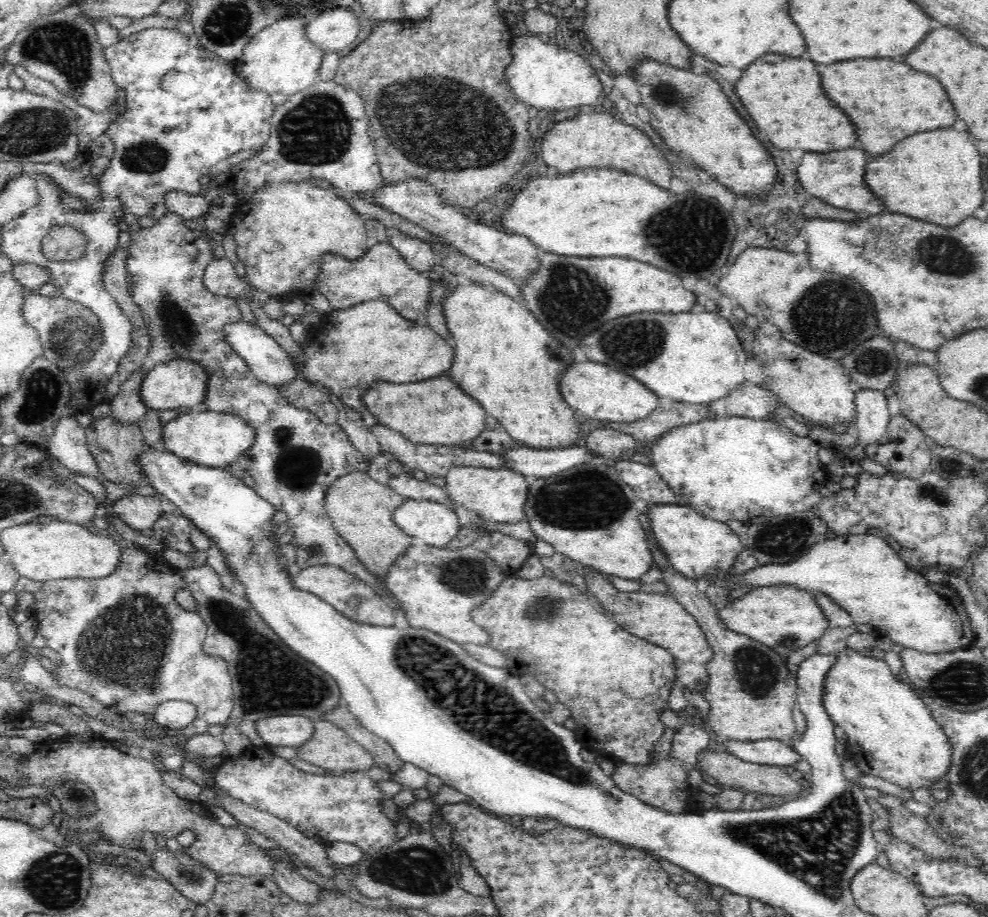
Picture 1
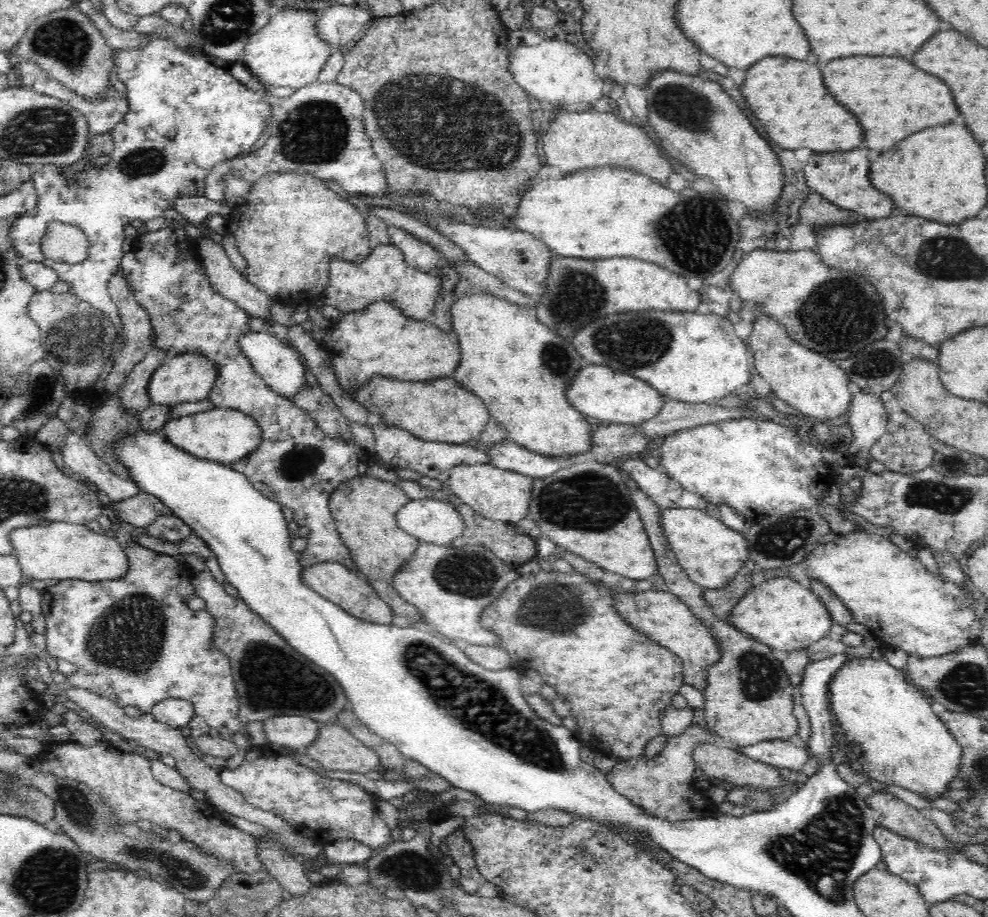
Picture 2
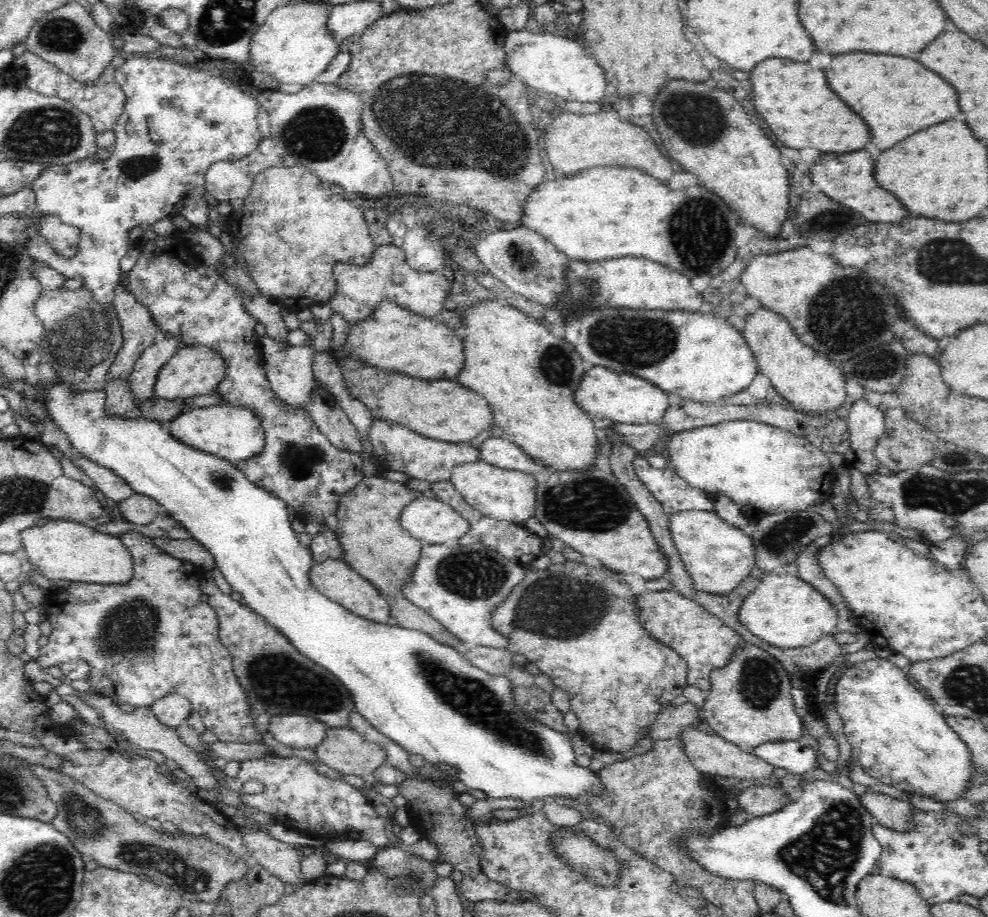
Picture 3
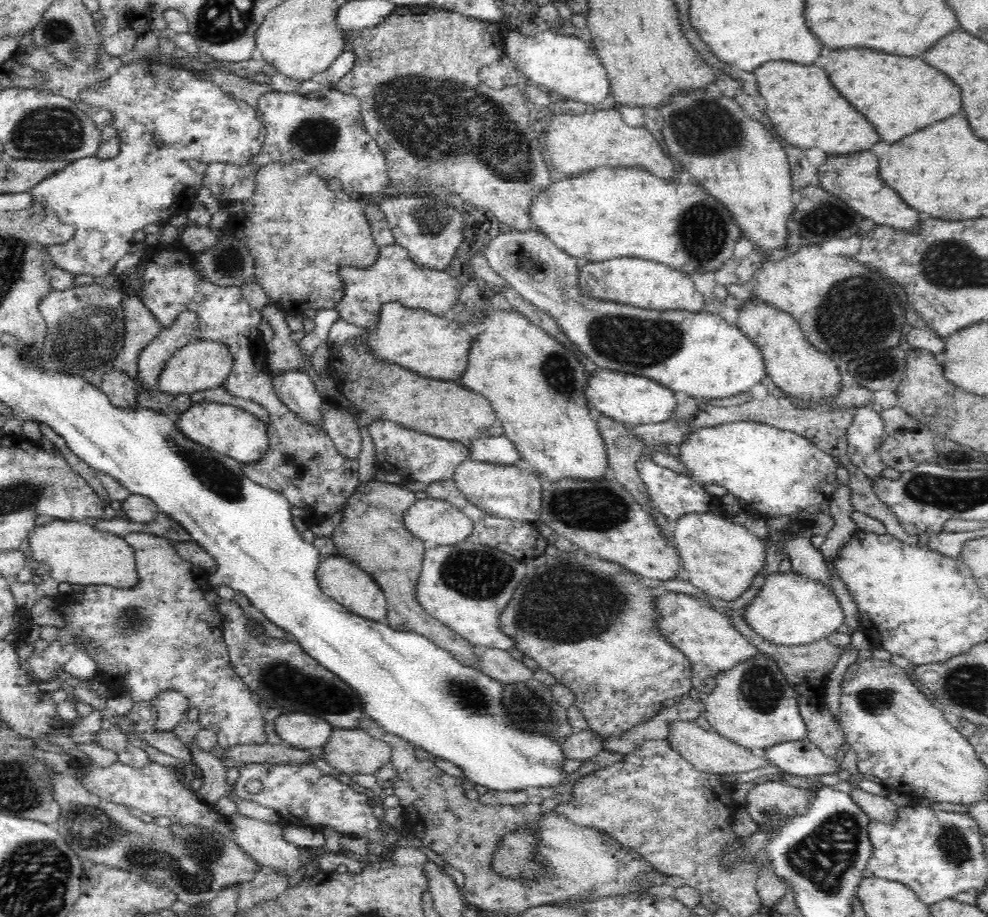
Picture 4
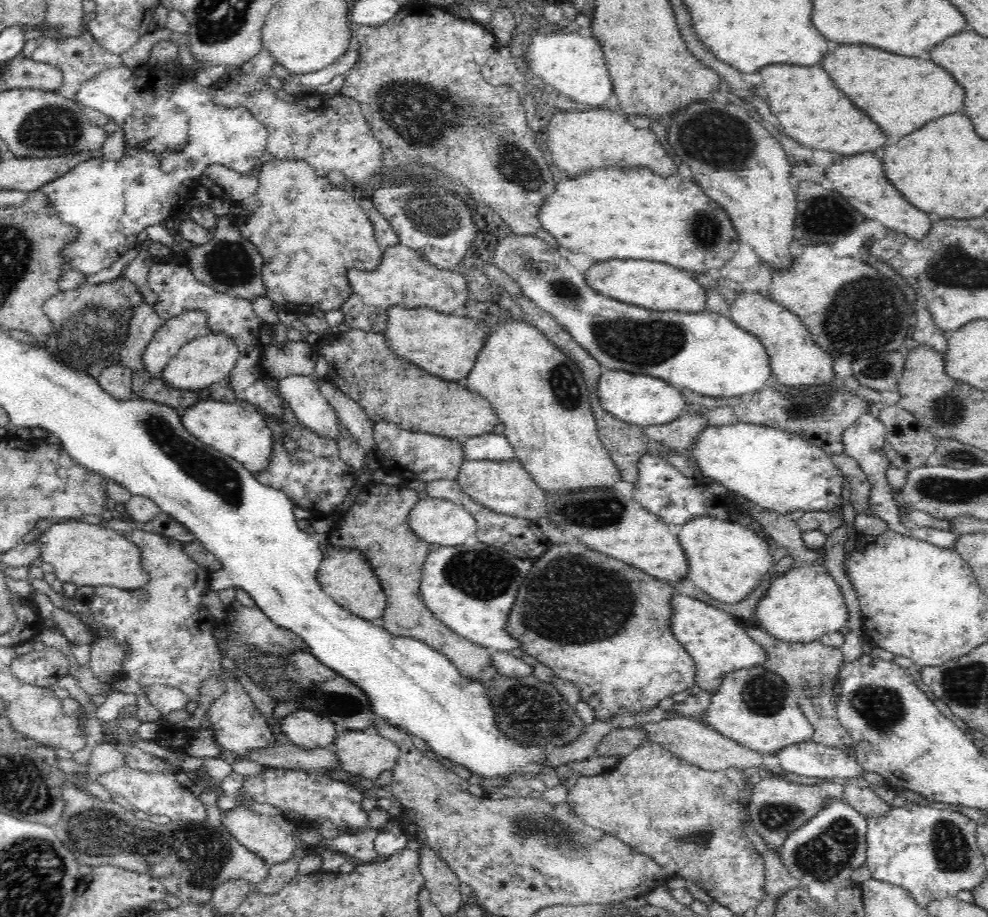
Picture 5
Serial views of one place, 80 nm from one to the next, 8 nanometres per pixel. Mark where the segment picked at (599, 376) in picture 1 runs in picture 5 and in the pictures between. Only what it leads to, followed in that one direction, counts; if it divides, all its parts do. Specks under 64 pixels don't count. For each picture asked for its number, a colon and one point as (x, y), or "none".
2: (600, 392)
3: (618, 397)
4: (635, 400)
5: (644, 400)

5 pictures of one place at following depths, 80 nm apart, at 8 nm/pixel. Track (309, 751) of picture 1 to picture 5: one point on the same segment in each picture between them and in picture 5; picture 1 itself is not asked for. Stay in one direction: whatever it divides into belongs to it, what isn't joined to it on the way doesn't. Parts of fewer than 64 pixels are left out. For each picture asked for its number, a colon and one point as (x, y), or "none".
2: (336, 748)
3: (345, 750)
4: (351, 751)
5: (368, 754)

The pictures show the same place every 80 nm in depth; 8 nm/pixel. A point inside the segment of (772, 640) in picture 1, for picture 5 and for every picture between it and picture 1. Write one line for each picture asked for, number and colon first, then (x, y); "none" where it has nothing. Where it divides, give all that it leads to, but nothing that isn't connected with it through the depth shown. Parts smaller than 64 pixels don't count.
2: (781, 613)
3: (787, 612)
4: (791, 609)
5: (802, 605)

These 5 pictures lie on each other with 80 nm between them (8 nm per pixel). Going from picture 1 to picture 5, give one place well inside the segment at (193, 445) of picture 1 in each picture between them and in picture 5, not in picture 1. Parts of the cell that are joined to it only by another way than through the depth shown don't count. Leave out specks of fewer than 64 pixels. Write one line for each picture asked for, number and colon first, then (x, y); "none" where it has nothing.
2: (226, 435)
3: (235, 432)
4: (226, 429)
5: (240, 430)

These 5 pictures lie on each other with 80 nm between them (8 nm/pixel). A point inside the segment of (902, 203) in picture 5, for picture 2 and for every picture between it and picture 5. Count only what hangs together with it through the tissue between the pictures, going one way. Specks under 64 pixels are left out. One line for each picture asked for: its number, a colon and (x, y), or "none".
2: (843, 178)
3: (849, 179)
4: (854, 178)

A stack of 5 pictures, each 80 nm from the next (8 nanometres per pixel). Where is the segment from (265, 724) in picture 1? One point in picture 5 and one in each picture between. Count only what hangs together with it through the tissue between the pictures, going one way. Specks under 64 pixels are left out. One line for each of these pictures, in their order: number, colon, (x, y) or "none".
2: (294, 732)
3: (300, 731)
4: (305, 731)
5: (307, 729)

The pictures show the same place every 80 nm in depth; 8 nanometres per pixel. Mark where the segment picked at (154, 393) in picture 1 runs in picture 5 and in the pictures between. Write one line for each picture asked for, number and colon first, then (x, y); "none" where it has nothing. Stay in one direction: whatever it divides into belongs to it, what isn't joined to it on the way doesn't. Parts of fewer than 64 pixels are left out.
2: (188, 377)
3: (195, 370)
4: (203, 364)
5: (205, 360)

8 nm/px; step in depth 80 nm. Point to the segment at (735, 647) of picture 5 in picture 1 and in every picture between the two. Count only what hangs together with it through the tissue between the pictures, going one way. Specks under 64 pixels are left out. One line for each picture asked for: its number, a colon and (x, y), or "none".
1: (659, 618)
2: (663, 617)
3: (707, 642)
4: (708, 638)

